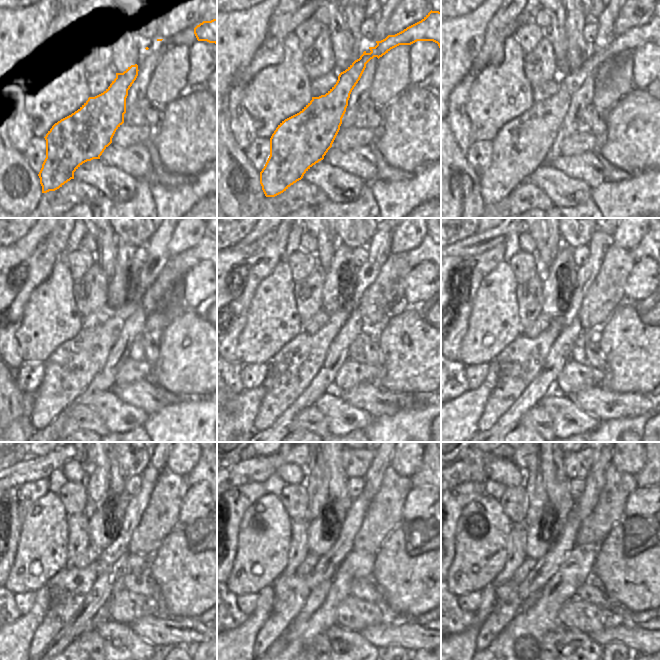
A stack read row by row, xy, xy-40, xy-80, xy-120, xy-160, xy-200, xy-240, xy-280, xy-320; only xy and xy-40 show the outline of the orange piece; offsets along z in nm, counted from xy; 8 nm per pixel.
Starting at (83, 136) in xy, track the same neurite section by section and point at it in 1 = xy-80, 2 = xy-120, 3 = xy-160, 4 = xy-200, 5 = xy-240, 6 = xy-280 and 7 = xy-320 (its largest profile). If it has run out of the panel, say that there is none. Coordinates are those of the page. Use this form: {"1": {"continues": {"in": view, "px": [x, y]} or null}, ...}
{"1": {"continues": {"in": "xy-80", "px": [521, 146]}}, "2": {"continues": {"in": "xy-120", "px": [71, 368]}}, "3": {"continues": {"in": "xy-160", "px": [292, 369]}}, "4": {"continues": {"in": "xy-200", "px": [517, 365]}}, "5": {"continues": {"in": "xy-240", "px": [67, 590]}}, "6": {"continues": {"in": "xy-280", "px": [290, 591]}}, "7": {"continues": {"in": "xy-320", "px": [508, 600]}}}

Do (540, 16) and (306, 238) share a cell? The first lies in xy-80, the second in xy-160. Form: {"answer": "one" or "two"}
{"answer": "one"}

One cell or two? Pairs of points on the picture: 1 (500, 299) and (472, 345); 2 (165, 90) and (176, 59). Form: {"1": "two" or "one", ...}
{"1": "one", "2": "one"}

